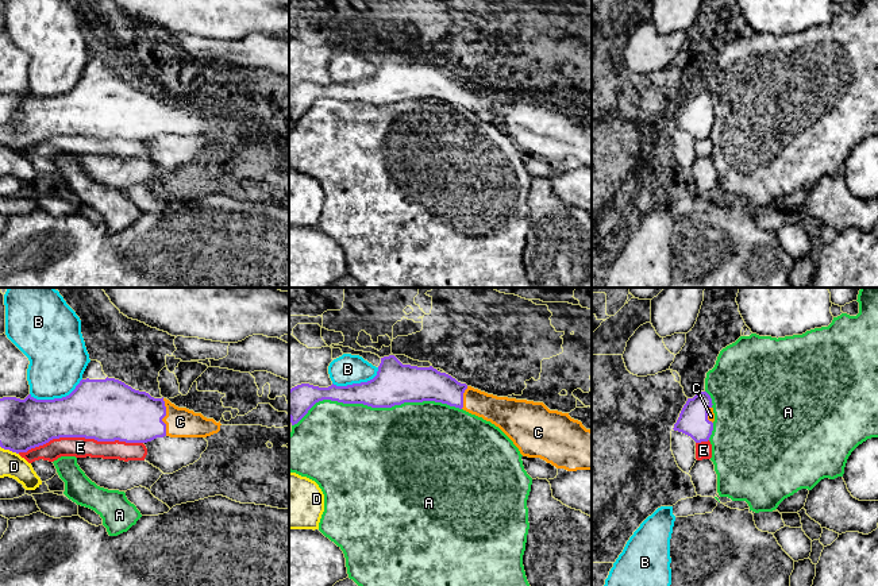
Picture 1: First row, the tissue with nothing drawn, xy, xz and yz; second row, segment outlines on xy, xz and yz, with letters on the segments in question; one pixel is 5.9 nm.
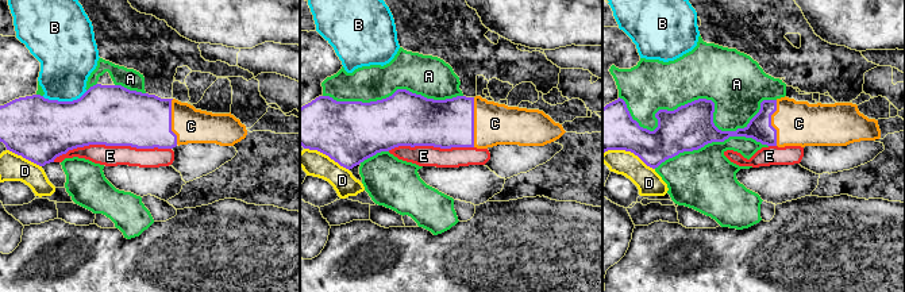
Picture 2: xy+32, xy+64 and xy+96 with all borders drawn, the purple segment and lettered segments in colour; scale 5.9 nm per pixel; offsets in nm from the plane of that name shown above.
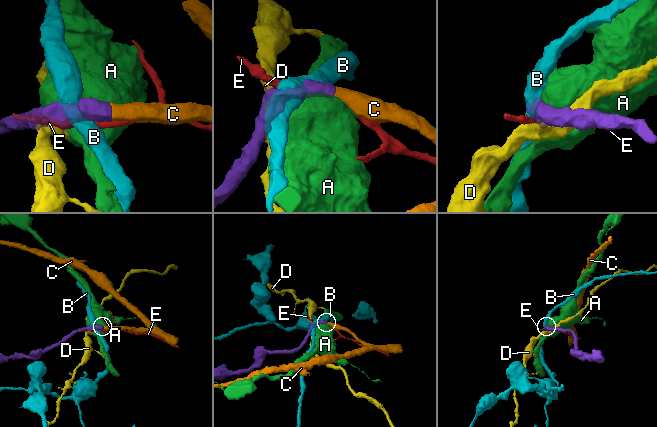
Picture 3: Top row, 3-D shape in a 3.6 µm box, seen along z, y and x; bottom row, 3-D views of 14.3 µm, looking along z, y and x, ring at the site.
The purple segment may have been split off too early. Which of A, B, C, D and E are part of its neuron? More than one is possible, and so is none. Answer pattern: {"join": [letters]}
{"join": ["C"]}

